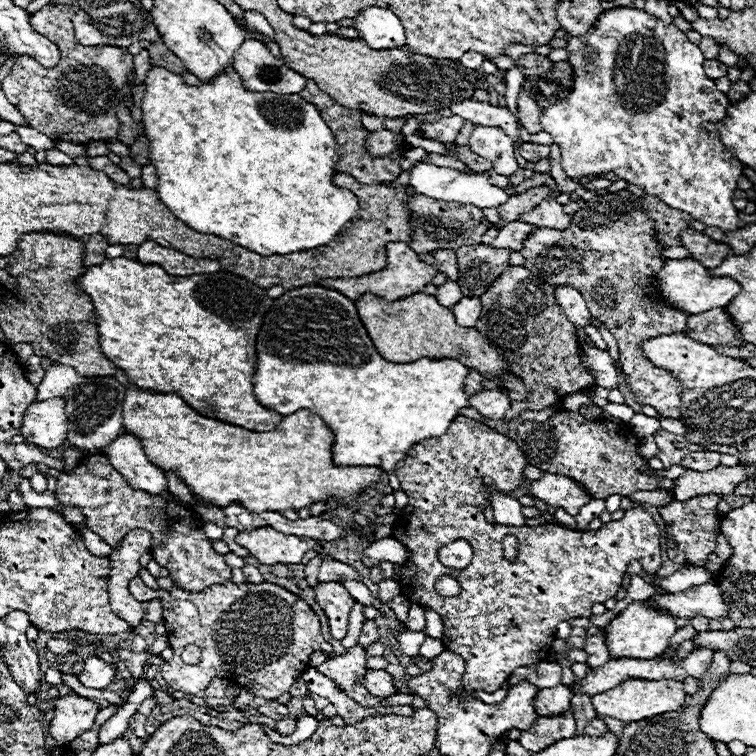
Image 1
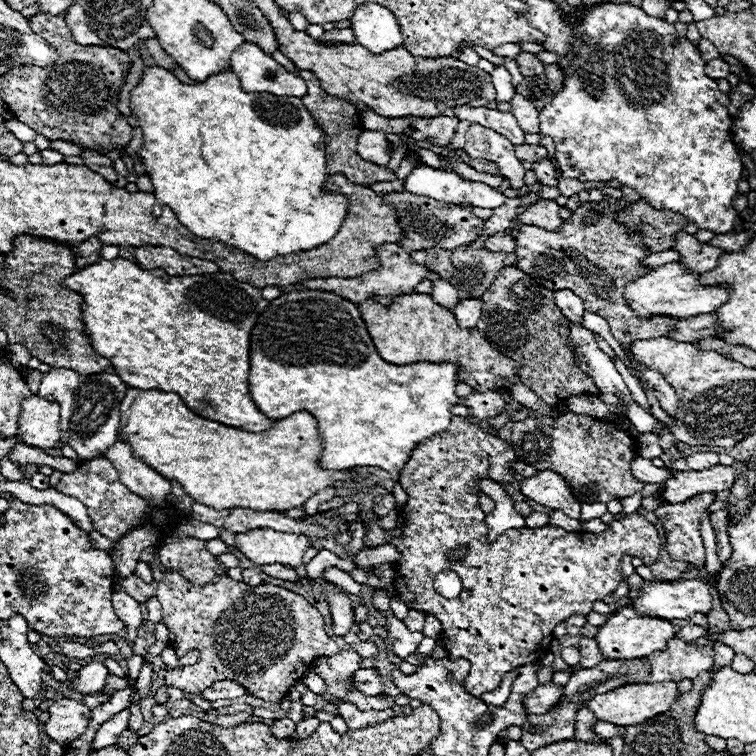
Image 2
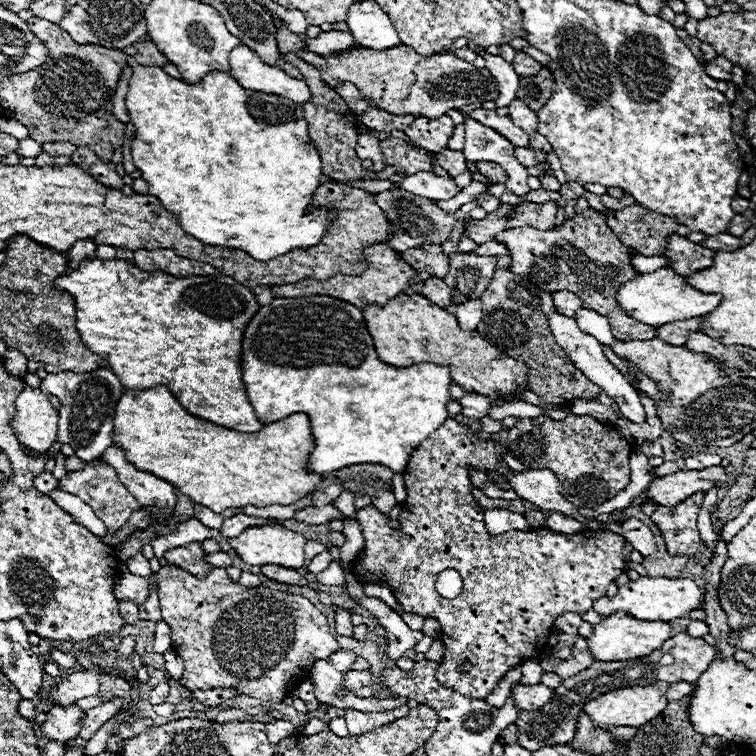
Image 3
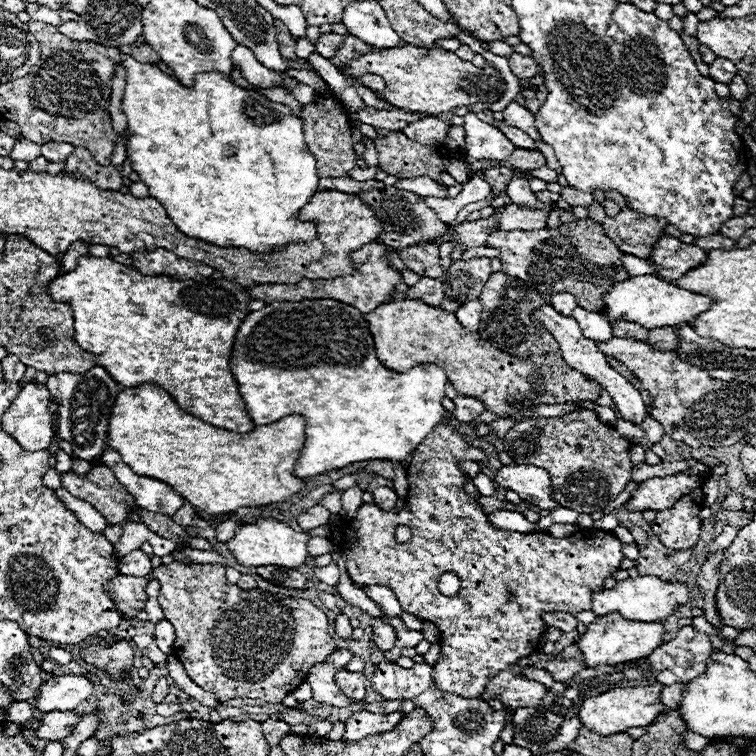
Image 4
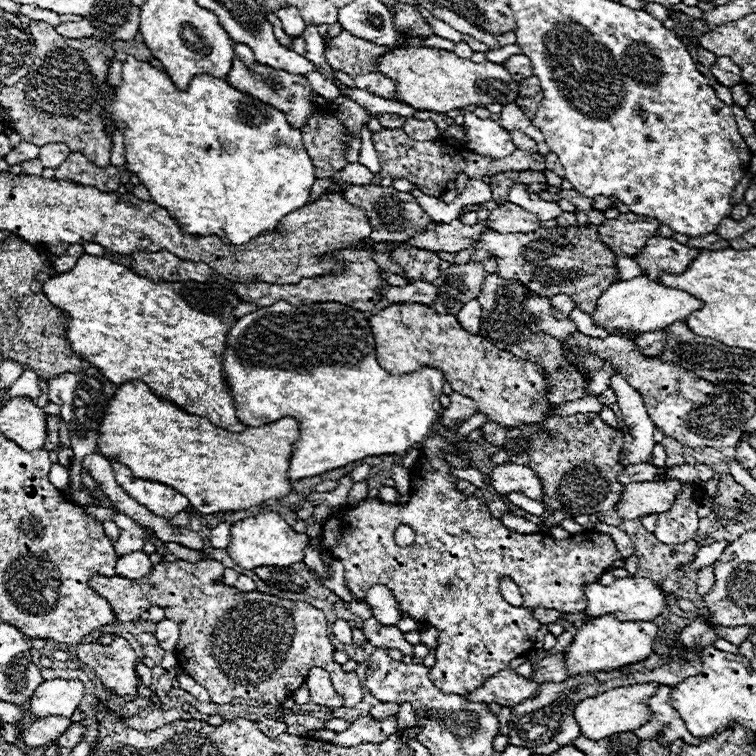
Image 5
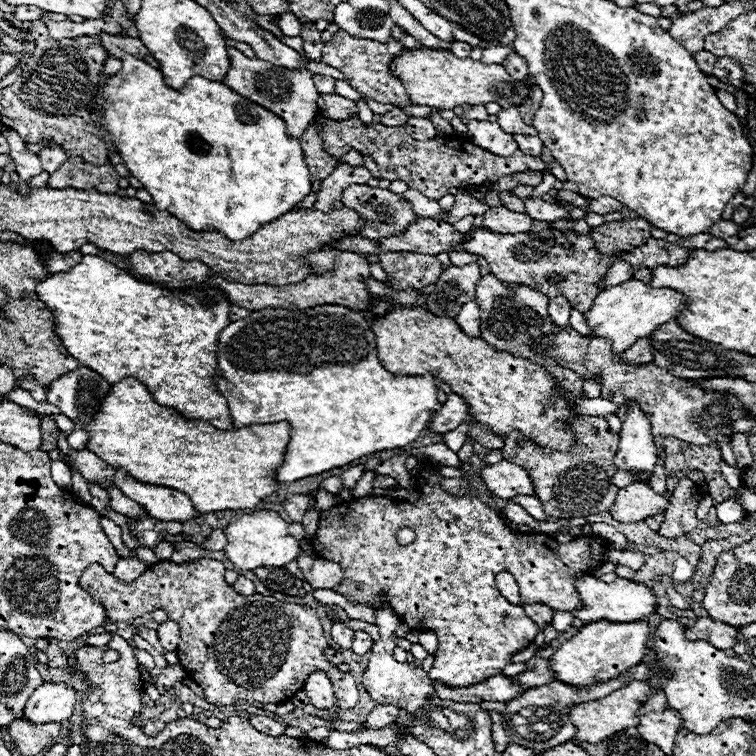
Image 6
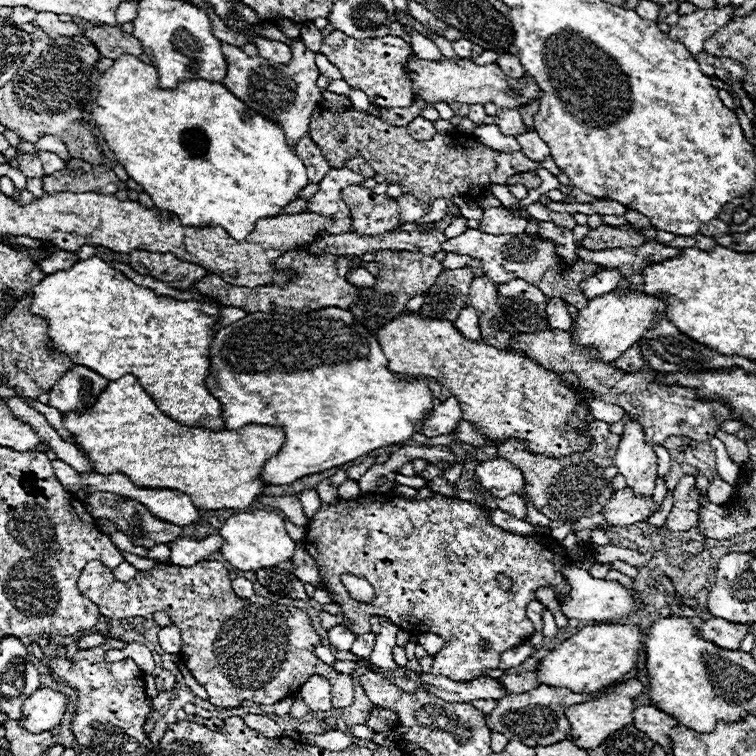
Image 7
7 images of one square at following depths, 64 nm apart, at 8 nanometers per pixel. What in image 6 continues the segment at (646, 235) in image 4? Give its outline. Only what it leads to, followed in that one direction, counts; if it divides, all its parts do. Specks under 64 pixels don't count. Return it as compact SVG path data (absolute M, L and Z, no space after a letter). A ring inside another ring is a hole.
M622 220L622 222L606 222L598 228L592 228L592 240L596 250L604 254L614 254L614 246L622 252L630 252L632 248L642 246L650 238L652 224L638 220Z

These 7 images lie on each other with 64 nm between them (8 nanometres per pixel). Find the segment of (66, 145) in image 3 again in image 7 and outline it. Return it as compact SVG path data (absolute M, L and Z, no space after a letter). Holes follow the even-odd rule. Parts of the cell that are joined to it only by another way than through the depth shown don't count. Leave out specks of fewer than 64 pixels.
M38 152L38 156L40 156L42 168L44 168L44 176L52 176L54 172L64 168L64 160L54 152Z

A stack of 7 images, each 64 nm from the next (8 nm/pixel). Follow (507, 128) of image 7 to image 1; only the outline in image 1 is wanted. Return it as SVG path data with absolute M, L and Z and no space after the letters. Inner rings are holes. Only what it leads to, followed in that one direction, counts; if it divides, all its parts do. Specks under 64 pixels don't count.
M520 90L520 94L518 94L518 118L520 118L520 124L530 134L536 134L542 130L540 114L542 114L542 108L528 94L524 94L524 90Z

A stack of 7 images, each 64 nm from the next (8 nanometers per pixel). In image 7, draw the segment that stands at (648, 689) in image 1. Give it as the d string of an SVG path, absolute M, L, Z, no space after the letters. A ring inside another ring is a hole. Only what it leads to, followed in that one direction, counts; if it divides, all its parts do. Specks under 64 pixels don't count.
M628 680L628 682L616 682L616 688L610 694L602 694L598 698L592 698L588 702L582 704L574 704L570 706L564 714L566 720L570 722L570 732L568 732L568 740L574 742L576 746L580 746L582 750L588 748L596 748L604 742L604 738L608 738L612 732L630 726L632 724L632 712L634 712L634 698L640 696L644 690L644 686L638 680Z

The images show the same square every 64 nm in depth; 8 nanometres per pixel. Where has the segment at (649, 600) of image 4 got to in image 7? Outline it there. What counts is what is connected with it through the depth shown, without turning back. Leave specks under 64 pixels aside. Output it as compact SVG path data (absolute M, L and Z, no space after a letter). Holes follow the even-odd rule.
M568 562L562 568L562 572L570 584L568 596L564 598L564 602L560 602L560 610L566 618L576 618L580 622L600 622L600 620L612 620L612 618L626 618L636 608L636 590L626 590L618 582L592 578L586 570L578 568L572 562Z

